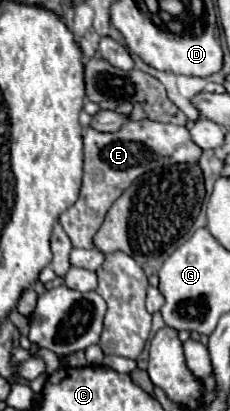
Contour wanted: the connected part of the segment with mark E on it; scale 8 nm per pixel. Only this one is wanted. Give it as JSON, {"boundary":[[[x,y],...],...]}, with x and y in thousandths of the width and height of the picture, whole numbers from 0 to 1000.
{"boundary":[[[670,292],[557,297],[539,316],[504,326],[417,326],[400,311],[365,311],[365,443],[348,477],[322,501],[304,501],[270,526],[261,545],[313,584],[322,603],[400,603],[400,574],[426,564],[452,540],[461,516],[487,491],[626,418],[739,404],[739,399],[861,399],[878,360],[852,355],[826,336],[809,307],[696,302]]]}

